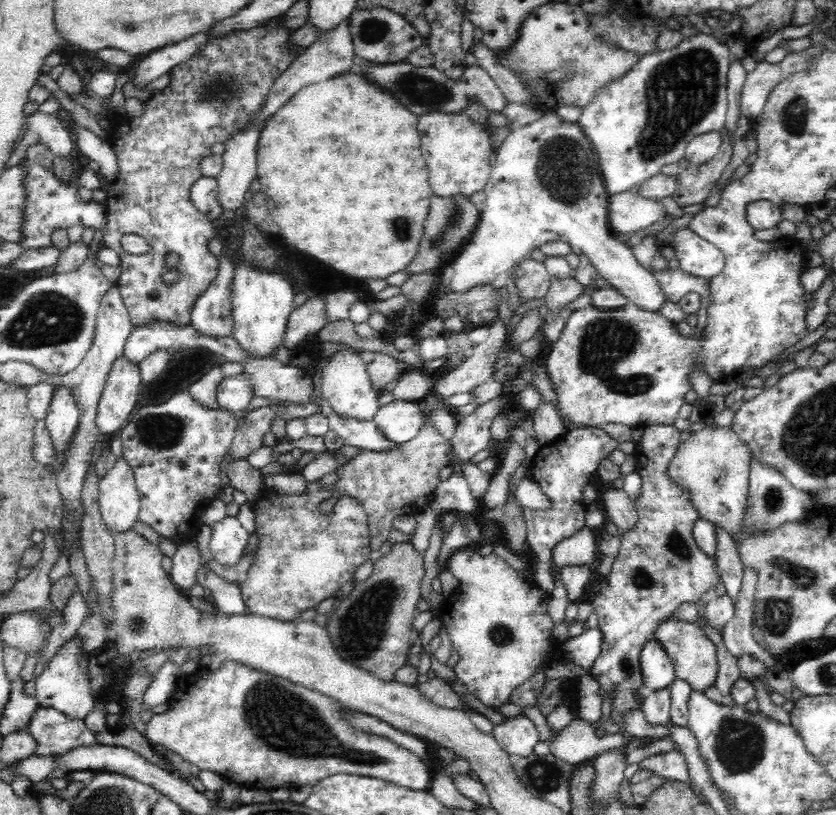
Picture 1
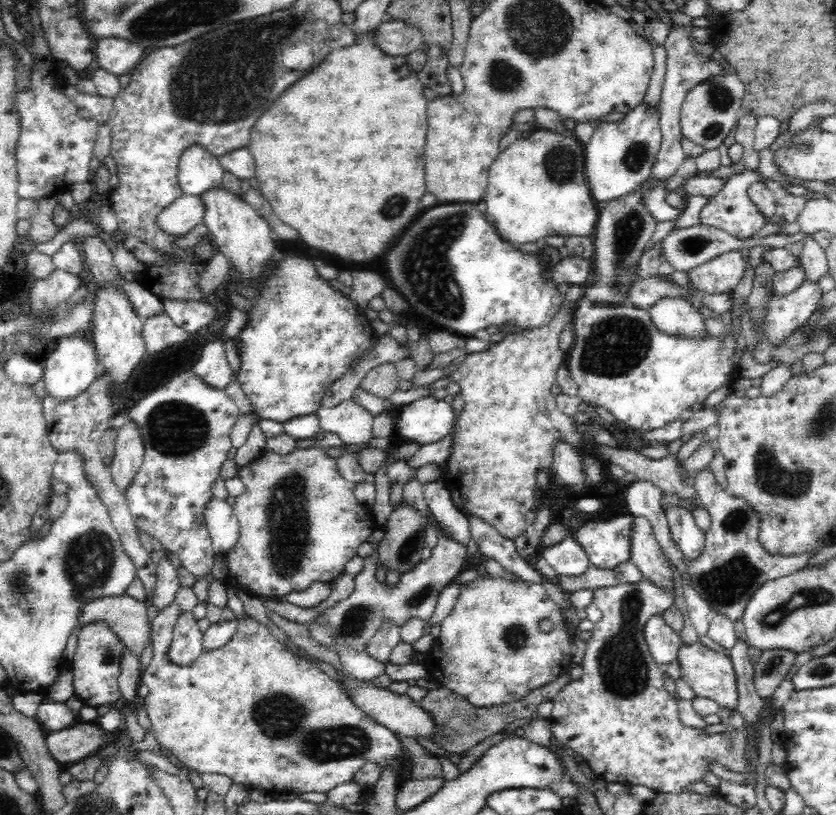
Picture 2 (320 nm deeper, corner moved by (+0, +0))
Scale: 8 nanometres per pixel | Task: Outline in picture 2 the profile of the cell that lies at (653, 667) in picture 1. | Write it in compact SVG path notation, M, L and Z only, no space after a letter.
M662 613L653 615L644 624L643 640L658 665L668 666L677 660L682 641L679 633L664 622Z

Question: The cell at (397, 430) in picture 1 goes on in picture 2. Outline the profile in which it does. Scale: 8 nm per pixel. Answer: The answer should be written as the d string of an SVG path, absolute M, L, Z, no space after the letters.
M429 395L395 412L396 433L418 445L440 442L453 432L456 413L452 404Z

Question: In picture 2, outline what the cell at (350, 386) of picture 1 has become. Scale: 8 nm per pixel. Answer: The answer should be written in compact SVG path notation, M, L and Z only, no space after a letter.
M349 399L333 408L322 405L315 414L322 432L336 434L344 446L378 448L387 457L397 451L391 445L390 437L373 436L373 416L354 400Z

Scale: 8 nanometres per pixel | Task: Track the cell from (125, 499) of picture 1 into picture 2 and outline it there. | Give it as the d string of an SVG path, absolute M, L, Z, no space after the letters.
M127 422L116 431L115 454L111 465L113 482L124 493L131 484L134 475L141 467L145 456L145 447L141 429L135 423Z

